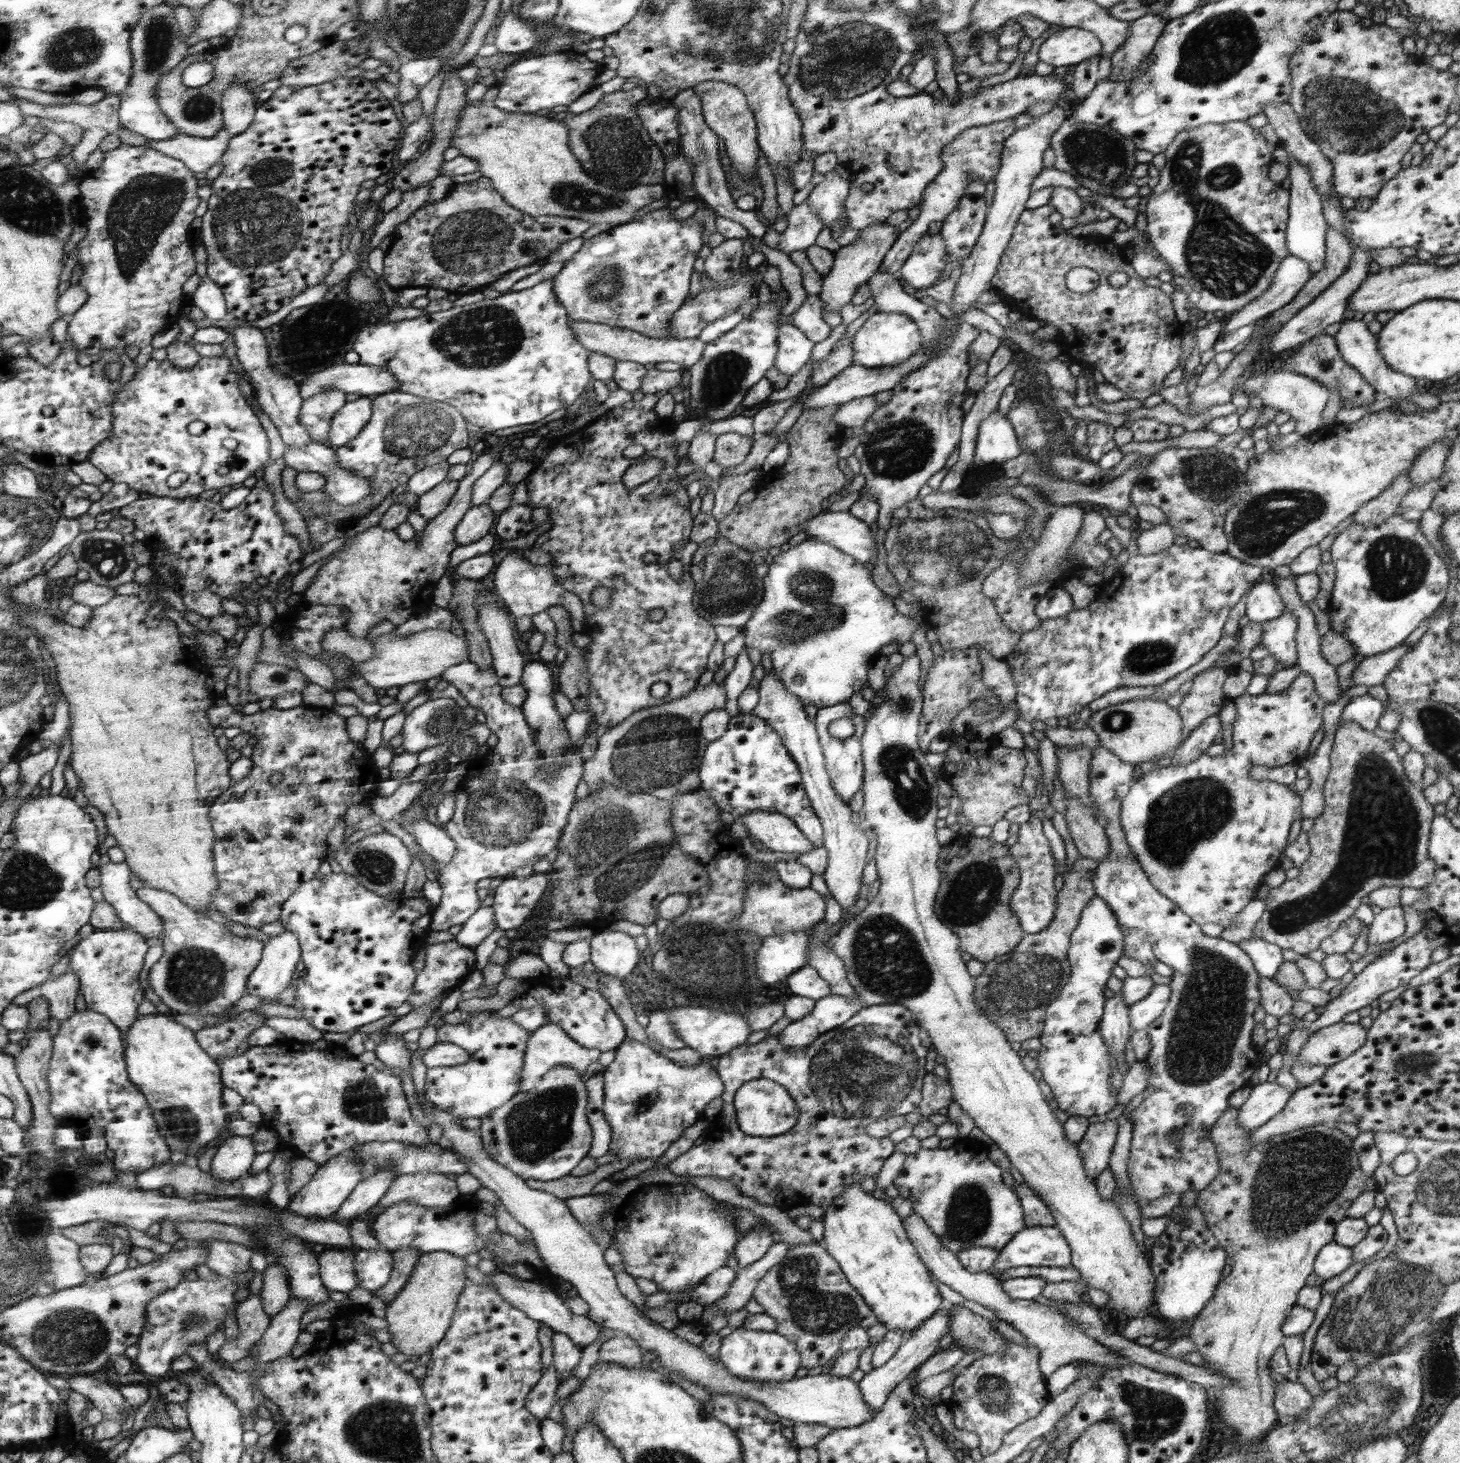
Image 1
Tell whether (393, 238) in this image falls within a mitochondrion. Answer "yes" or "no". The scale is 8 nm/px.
no

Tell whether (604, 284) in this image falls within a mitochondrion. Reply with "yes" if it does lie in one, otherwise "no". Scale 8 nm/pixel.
yes

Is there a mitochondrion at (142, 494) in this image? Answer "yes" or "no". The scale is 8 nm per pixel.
no

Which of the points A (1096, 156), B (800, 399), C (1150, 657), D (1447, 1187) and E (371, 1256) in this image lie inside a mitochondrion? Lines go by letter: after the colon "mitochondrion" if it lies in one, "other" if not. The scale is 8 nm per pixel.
A: mitochondrion
B: other
C: mitochondrion
D: mitochondrion
E: other

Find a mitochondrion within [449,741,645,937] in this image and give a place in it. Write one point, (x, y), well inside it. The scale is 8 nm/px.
(501, 811)

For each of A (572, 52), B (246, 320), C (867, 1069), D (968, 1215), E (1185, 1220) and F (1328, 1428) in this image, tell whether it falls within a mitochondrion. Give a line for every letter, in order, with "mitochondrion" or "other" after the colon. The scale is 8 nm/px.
A: other
B: other
C: mitochondrion
D: mitochondrion
E: mitochondrion
F: mitochondrion

